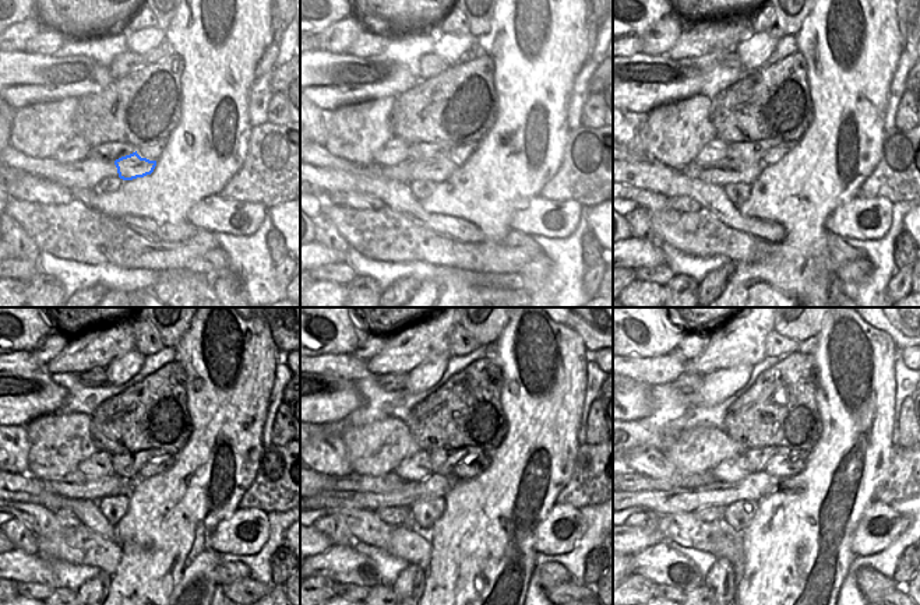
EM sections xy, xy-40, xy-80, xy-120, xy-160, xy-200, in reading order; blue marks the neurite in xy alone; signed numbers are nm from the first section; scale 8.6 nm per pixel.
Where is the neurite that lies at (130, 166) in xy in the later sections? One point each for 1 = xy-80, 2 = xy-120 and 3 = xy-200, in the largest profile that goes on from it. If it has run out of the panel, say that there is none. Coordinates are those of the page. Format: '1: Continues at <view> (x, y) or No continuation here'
1: Continues at xy-80 (728, 171)
2: Continues at xy-120 (74, 485)
3: Continues at xy-200 (641, 482).

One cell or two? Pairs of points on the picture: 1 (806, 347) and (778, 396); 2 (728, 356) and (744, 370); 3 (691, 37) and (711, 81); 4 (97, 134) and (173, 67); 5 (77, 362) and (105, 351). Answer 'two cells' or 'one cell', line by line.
1: two cells
2: two cells
3: two cells
4: one cell
5: one cell

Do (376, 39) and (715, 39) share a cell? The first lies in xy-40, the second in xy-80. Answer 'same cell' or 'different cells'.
same cell

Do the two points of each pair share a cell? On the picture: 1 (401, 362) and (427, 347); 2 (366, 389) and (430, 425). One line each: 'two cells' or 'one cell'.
1: one cell
2: two cells

